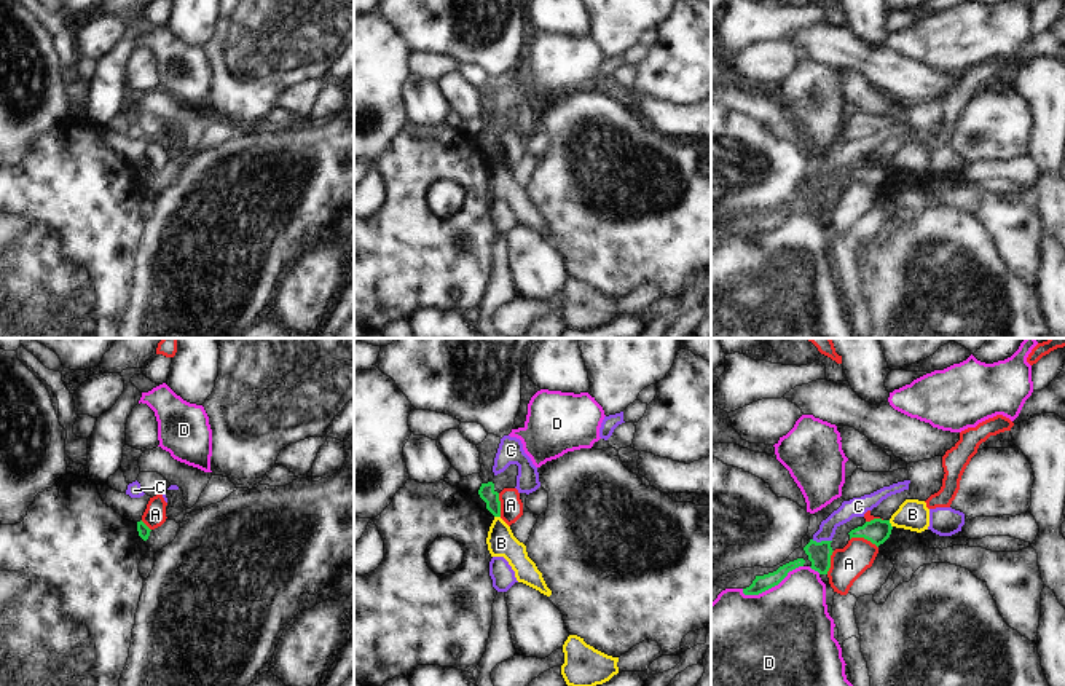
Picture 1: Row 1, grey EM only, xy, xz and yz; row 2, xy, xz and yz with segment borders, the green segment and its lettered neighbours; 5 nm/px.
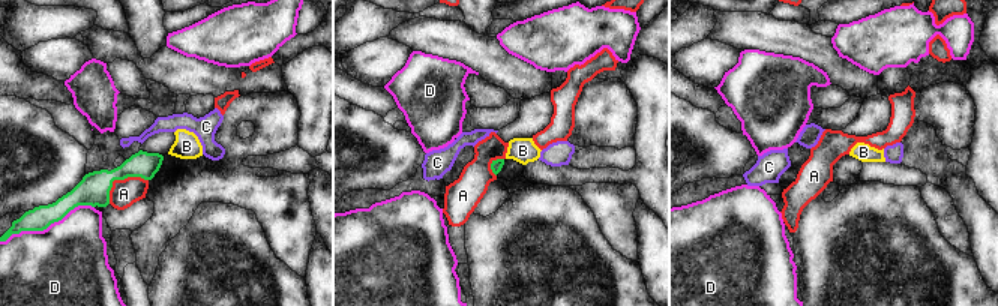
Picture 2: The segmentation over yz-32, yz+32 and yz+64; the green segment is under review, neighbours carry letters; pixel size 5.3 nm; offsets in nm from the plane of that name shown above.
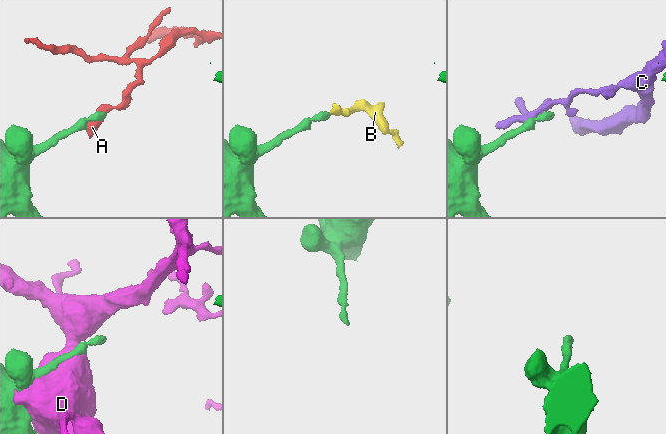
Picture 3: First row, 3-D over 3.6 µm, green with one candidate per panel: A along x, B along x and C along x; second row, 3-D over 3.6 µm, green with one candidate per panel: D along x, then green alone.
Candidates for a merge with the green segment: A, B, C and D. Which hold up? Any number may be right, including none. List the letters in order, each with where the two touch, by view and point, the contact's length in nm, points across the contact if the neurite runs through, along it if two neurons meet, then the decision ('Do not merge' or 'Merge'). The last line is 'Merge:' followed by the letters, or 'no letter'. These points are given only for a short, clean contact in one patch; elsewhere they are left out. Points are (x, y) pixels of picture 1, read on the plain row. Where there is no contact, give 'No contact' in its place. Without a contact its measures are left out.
A: Touches green at yz (864, 181). Shared border 150 nm. Boundary: yz (850, 181), (866, 181), (877, 190). Do not merge
B: Touches green at yz (890, 166). Shared border 40 nm. Boundary: yz (888, 163), (892, 169). Do not merge
C: Touches green at yz (821, 184). Shared border 100 nm. Boundary: yz (812, 182), (831, 184). Do not merge
D: Touches green at yz (772, 228). Shared border 340 nm. Do not merge
Merge: no letter.

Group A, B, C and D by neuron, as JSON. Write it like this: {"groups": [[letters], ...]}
{"groups": [["A"], ["B"], ["C"], ["D"]]}

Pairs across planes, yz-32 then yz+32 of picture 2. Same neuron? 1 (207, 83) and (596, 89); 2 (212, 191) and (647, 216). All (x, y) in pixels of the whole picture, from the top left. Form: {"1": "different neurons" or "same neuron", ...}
{"1": "different neurons", "2": "different neurons"}

